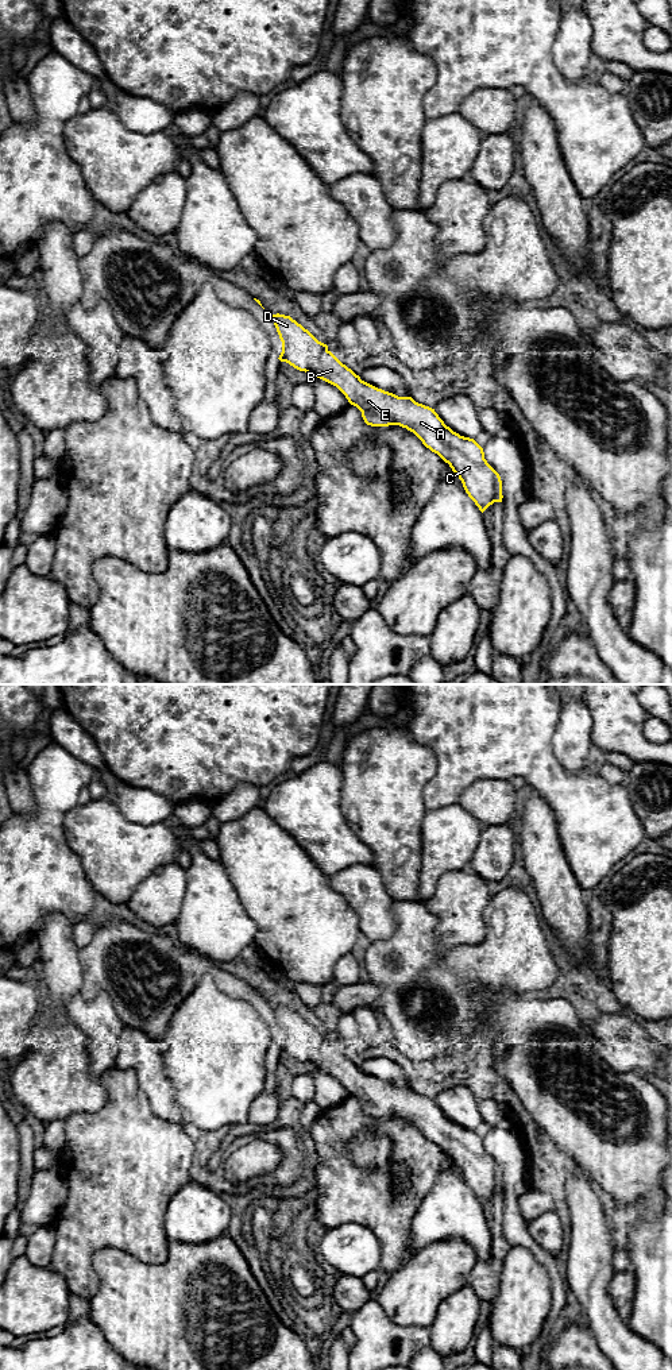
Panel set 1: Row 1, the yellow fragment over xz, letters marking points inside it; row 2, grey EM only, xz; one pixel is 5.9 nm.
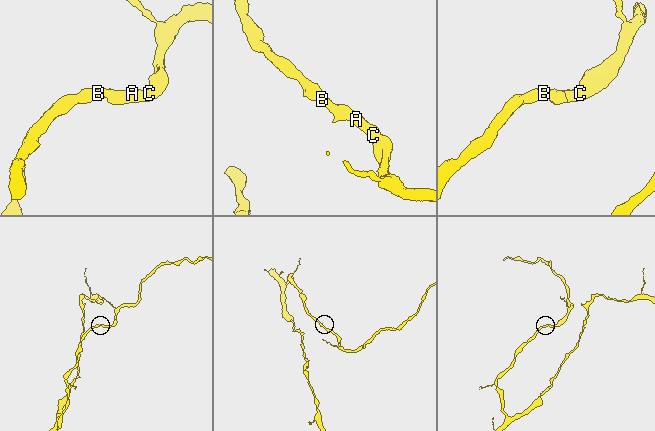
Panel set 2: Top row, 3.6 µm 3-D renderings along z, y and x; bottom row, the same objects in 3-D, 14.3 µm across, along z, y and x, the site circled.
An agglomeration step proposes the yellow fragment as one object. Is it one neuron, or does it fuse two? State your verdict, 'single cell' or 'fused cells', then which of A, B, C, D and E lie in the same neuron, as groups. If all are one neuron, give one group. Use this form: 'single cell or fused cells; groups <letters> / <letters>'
single cell; groups A B C D E

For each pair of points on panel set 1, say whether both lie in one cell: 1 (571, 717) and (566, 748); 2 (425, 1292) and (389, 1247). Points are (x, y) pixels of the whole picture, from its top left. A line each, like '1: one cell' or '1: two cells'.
1: one cell
2: two cells

